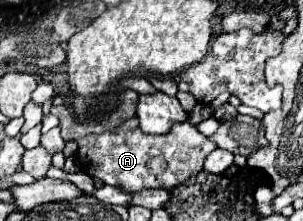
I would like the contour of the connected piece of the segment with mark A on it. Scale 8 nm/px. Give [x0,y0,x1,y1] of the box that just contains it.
[76,117,216,193]

